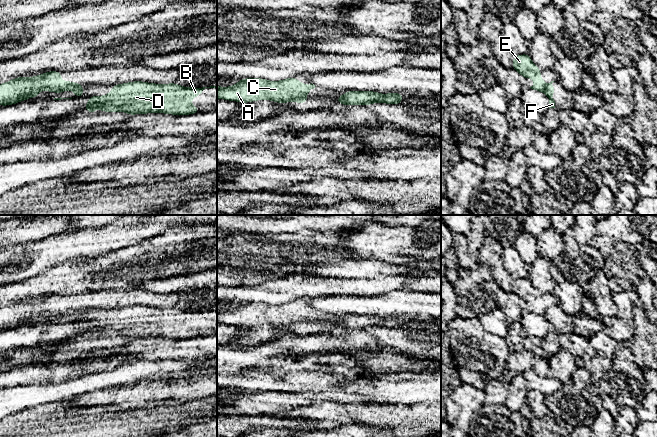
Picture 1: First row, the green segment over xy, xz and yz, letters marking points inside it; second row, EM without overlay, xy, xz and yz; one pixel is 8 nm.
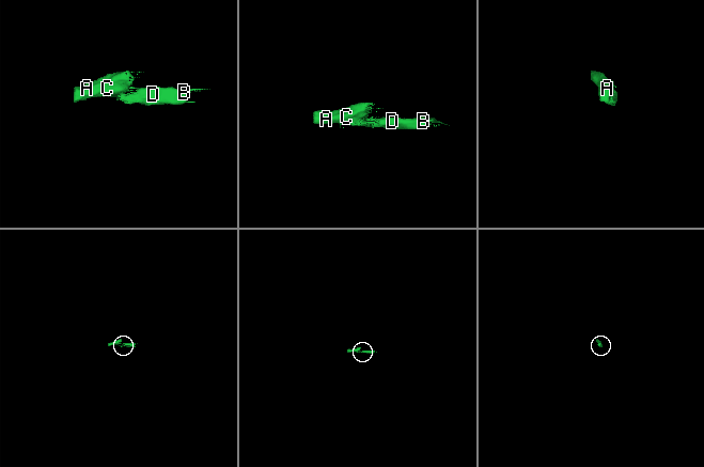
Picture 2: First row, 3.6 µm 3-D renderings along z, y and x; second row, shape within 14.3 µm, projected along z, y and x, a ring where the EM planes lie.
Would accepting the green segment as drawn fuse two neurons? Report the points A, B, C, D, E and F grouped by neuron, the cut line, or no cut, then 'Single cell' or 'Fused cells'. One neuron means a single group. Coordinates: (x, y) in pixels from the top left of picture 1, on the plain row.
Groups: A C E / B D F. Split along xz (306, 321), (298, 321), (291, 325). Fused cells

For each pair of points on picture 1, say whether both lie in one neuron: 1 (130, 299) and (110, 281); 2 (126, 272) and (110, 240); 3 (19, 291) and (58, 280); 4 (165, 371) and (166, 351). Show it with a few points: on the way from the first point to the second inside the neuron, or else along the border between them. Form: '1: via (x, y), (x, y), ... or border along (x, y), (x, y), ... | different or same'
1: border along (129, 288), (121, 290), (96, 290) | different
2: border along (138, 242), (93, 257) | different
3: via (29, 290), (48, 282) | same
4: border along (142, 360), (190, 360) | different

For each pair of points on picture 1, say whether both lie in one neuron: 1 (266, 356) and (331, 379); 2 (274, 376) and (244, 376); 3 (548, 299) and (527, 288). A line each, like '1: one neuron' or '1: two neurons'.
1: two neurons
2: one neuron
3: one neuron

